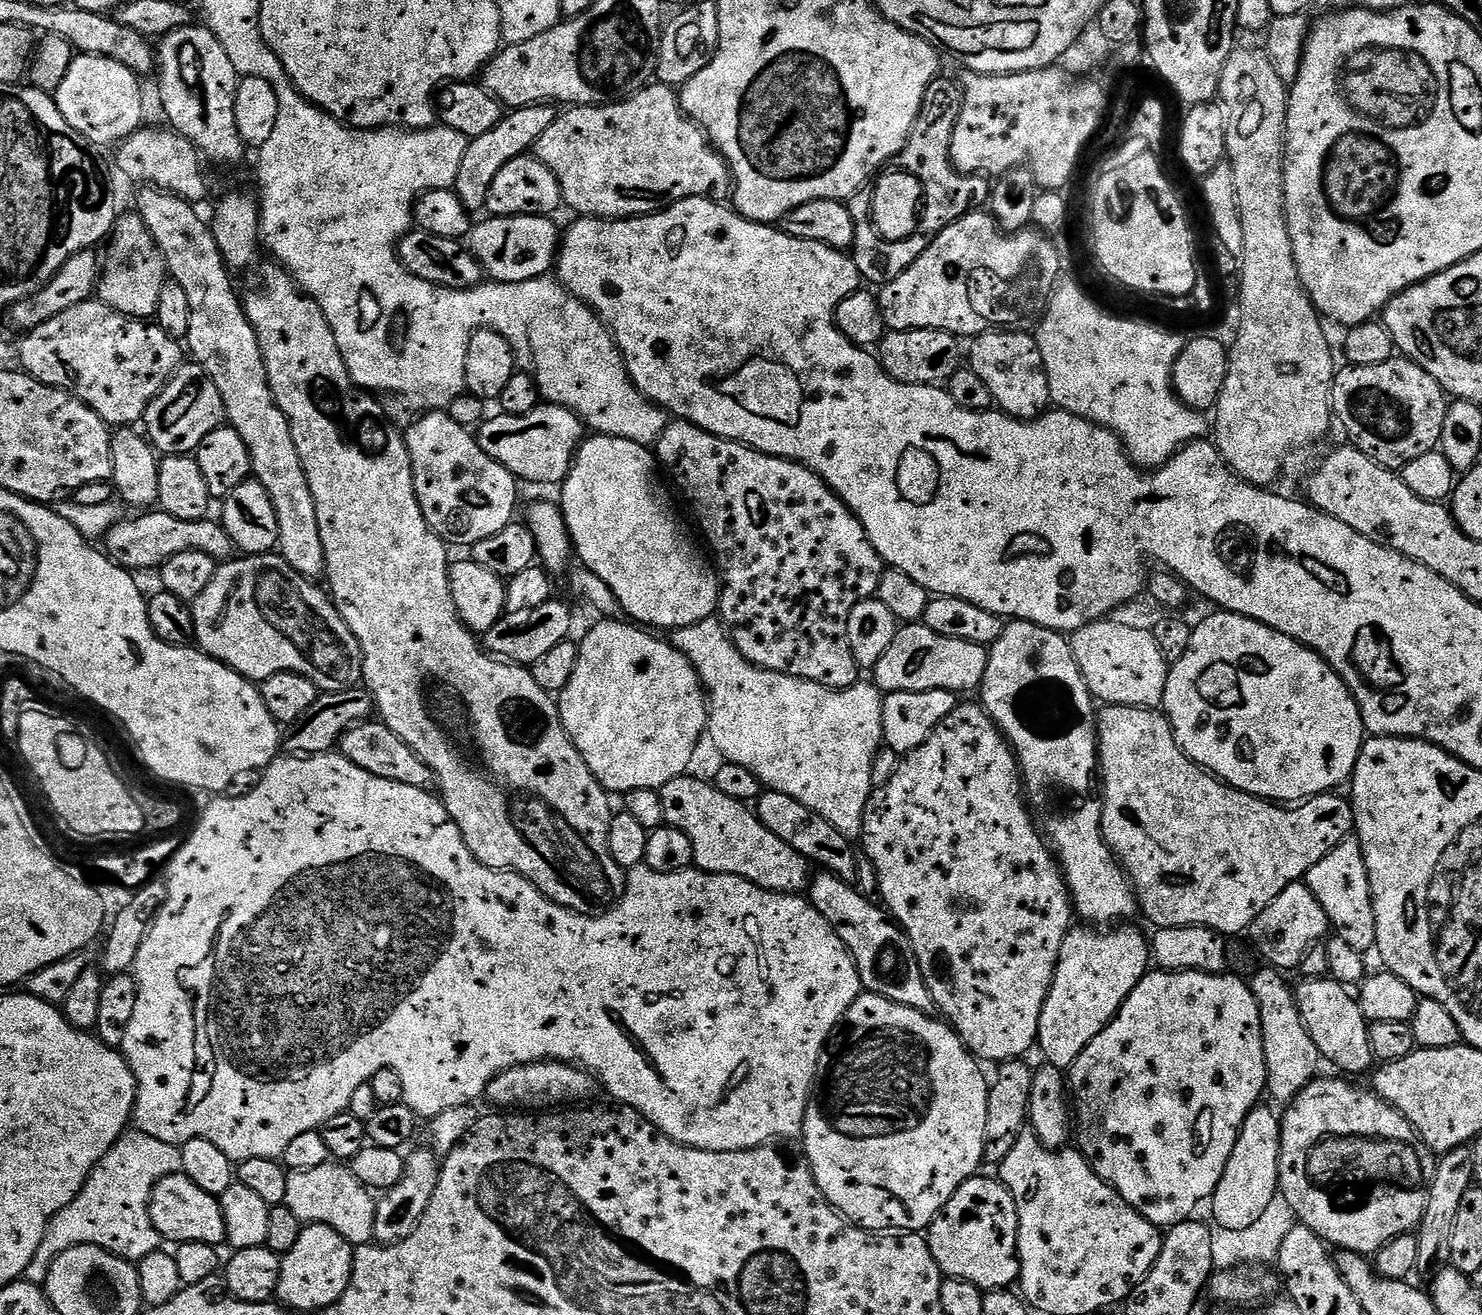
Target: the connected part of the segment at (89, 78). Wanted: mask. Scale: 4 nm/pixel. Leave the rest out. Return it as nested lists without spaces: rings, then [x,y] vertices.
[[[76,54],[70,70],[66,70],[66,78],[62,78],[62,86],[56,88],[54,99],[62,118],[82,134],[85,142],[92,146],[115,146],[145,123],[144,92],[140,84],[141,77],[122,66],[122,62],[114,62],[114,58]]]

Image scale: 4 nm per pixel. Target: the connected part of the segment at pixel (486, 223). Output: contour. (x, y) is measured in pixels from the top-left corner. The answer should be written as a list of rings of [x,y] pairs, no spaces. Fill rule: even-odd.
[[[494,216],[473,223],[466,247],[477,260],[489,281],[498,284],[526,282],[553,271],[562,239],[552,216]]]

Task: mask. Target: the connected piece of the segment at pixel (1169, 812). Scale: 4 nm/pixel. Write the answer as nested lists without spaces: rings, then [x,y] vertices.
[[[1110,704],[1099,709],[1096,718],[1096,751],[1098,753],[1098,776],[1104,779],[1104,796],[1100,809],[1100,829],[1104,841],[1108,843],[1112,855],[1120,861],[1137,897],[1138,908],[1146,919],[1156,928],[1177,928],[1178,926],[1198,926],[1212,928],[1225,938],[1236,936],[1239,932],[1247,933],[1252,927],[1254,918],[1286,890],[1286,886],[1303,881],[1308,871],[1315,864],[1322,862],[1338,842],[1349,839],[1353,835],[1352,805],[1349,801],[1338,798],[1334,794],[1311,796],[1310,799],[1297,803],[1295,806],[1281,806],[1271,800],[1261,800],[1259,796],[1251,796],[1242,790],[1230,787],[1223,780],[1217,780],[1211,772],[1204,771],[1194,763],[1180,748],[1176,735],[1172,733],[1172,723],[1168,721],[1163,711],[1154,708],[1135,708]]]

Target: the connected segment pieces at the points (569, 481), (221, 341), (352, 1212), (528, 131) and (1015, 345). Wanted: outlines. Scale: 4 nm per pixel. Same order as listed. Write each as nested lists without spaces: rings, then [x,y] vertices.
[[[592,434],[572,459],[572,469],[559,489],[558,503],[572,539],[575,559],[610,586],[620,603],[621,613],[629,621],[652,630],[675,630],[711,620],[717,615],[720,577],[709,557],[707,560],[696,549],[695,542],[688,540],[660,476],[662,472],[651,447],[626,442],[626,438]]]
[[[144,186],[137,192],[140,193],[136,196],[135,211],[146,224],[146,230],[150,230],[156,248],[164,259],[164,267],[171,283],[182,286],[182,291],[186,293],[186,302],[190,306],[187,351],[188,348],[192,351],[191,359],[198,366],[202,366],[202,370],[210,374],[210,382],[218,386],[227,423],[236,431],[238,438],[246,442],[246,450],[252,463],[251,475],[262,486],[266,486],[266,494],[270,494],[270,502],[274,502],[274,514],[278,514],[278,555],[298,574],[302,574],[307,580],[315,581],[325,575],[326,554],[322,546],[322,530],[318,530],[318,510],[314,506],[314,494],[310,494],[310,482],[306,478],[302,458],[298,458],[298,446],[294,446],[294,434],[290,430],[286,414],[282,414],[282,410],[274,402],[274,394],[270,390],[266,374],[266,362],[258,346],[256,331],[244,312],[241,293],[236,293],[236,288],[232,285],[233,273],[218,250],[218,242],[214,242],[209,221],[205,217],[203,220],[192,209],[195,207],[189,201],[155,186]]]
[[[329,1162],[315,1170],[289,1172],[286,1198],[283,1207],[294,1210],[301,1225],[321,1224],[338,1230],[353,1246],[373,1243],[374,1214],[377,1197],[352,1172],[351,1167],[340,1162]]]
[[[551,103],[531,104],[525,108],[513,108],[505,111],[494,130],[486,130],[486,134],[478,134],[469,139],[466,155],[462,158],[462,166],[458,166],[458,178],[454,181],[454,191],[462,206],[469,214],[476,214],[488,203],[490,182],[494,182],[498,170],[506,166],[514,158],[531,153],[535,149],[538,138],[546,134],[550,122],[554,122],[558,112]]]
[[[993,330],[984,332],[971,341],[972,349],[967,349],[967,363],[982,378],[982,383],[990,389],[992,403],[999,411],[1013,416],[1015,420],[1034,420],[1049,411],[1052,404],[1050,382],[1046,378],[1046,370],[1042,362],[1042,350],[1038,346],[1035,335],[1024,330]]]

